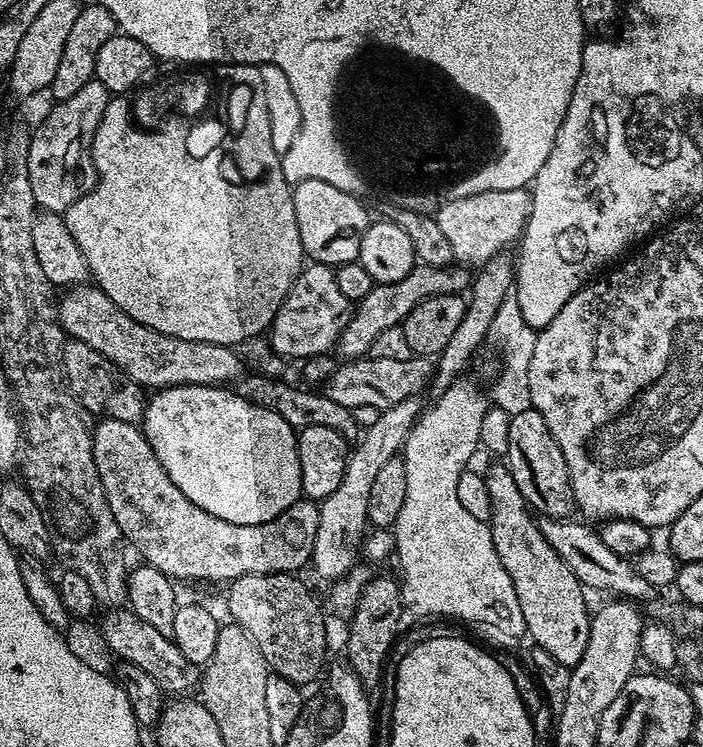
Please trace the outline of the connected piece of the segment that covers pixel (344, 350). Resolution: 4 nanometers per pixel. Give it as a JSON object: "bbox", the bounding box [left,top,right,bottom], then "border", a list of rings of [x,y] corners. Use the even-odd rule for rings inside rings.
{"bbox":[335,266,470,361],"border":[[[417,266],[402,278],[402,282],[390,282],[389,284],[373,283],[370,294],[362,298],[355,305],[350,322],[346,322],[346,330],[342,330],[340,339],[336,342],[335,351],[344,355],[345,361],[358,360],[367,357],[372,351],[374,338],[382,334],[382,330],[403,325],[406,314],[414,310],[418,302],[435,296],[451,296],[460,294],[469,287],[470,272],[464,266],[449,266],[447,268],[429,268]]]}

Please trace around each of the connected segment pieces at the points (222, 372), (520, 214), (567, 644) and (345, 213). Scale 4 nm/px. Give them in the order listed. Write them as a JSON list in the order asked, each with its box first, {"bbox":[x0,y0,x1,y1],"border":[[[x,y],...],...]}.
[{"bbox":[58,282,246,390],"border":[[[85,282],[79,286],[67,289],[64,297],[59,297],[58,311],[60,313],[60,325],[71,339],[78,342],[86,342],[86,346],[98,350],[102,358],[114,362],[128,375],[135,384],[145,390],[159,390],[161,388],[173,388],[183,384],[214,384],[217,386],[236,382],[245,375],[246,365],[235,347],[227,344],[211,344],[210,342],[186,342],[178,338],[170,338],[158,330],[150,330],[150,326],[142,326],[142,322],[134,322],[100,288]]]},{"bbox":[435,188,532,266],"border":[[[528,188],[514,190],[486,190],[482,194],[470,194],[466,198],[454,198],[441,203],[435,220],[444,237],[450,242],[455,259],[464,266],[483,266],[495,256],[517,243],[524,234],[530,218],[532,193]]]},{"bbox":[484,462,592,666],"border":[[[500,462],[494,465],[489,472],[486,472],[484,481],[486,482],[486,490],[490,490],[490,508],[492,510],[492,519],[490,521],[490,527],[492,530],[492,537],[494,538],[494,550],[498,550],[498,558],[502,558],[502,566],[506,566],[506,574],[510,574],[510,582],[514,586],[514,594],[518,598],[518,606],[520,607],[520,620],[522,624],[528,627],[528,632],[532,635],[532,644],[537,648],[546,650],[546,654],[553,656],[558,662],[567,664],[569,666],[574,665],[580,661],[582,656],[586,654],[586,644],[590,638],[590,626],[592,625],[592,618],[590,615],[590,607],[588,608],[588,600],[586,595],[586,589],[583,584],[578,582],[578,578],[574,578],[574,574],[570,571],[570,566],[566,566],[566,562],[562,562],[562,558],[558,558],[558,554],[554,554],[554,550],[550,546],[550,542],[546,540],[540,529],[537,517],[534,515],[531,508],[528,507],[528,503],[522,498],[522,494],[518,490],[518,486],[514,482],[514,478],[510,474],[510,470]]]},{"bbox":[292,178,370,266],"border":[[[306,178],[292,189],[294,218],[298,218],[298,234],[302,238],[305,257],[317,264],[339,266],[359,261],[362,238],[366,234],[370,217],[364,209],[365,201],[352,196],[330,182],[318,182],[318,178]]]}]

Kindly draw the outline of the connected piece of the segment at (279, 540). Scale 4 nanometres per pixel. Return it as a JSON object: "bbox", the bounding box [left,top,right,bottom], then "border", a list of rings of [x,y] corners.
{"bbox":[92,419,320,582],"border":[[[101,419],[93,427],[92,445],[94,466],[98,466],[98,478],[102,478],[102,490],[106,490],[106,502],[110,502],[110,514],[114,514],[114,522],[118,522],[121,537],[131,547],[133,544],[140,551],[139,559],[143,563],[162,570],[162,574],[166,574],[173,581],[231,582],[254,574],[296,574],[301,571],[299,568],[303,564],[305,567],[311,561],[314,538],[318,534],[320,505],[317,501],[301,498],[294,502],[294,506],[290,506],[270,522],[262,522],[258,526],[238,526],[234,522],[214,518],[214,514],[206,514],[202,506],[194,506],[194,502],[190,502],[190,498],[186,498],[186,494],[182,494],[182,490],[178,490],[178,486],[170,482],[170,474],[162,470],[162,462],[158,462],[154,450],[144,439],[144,433],[137,425],[121,420]]]}

